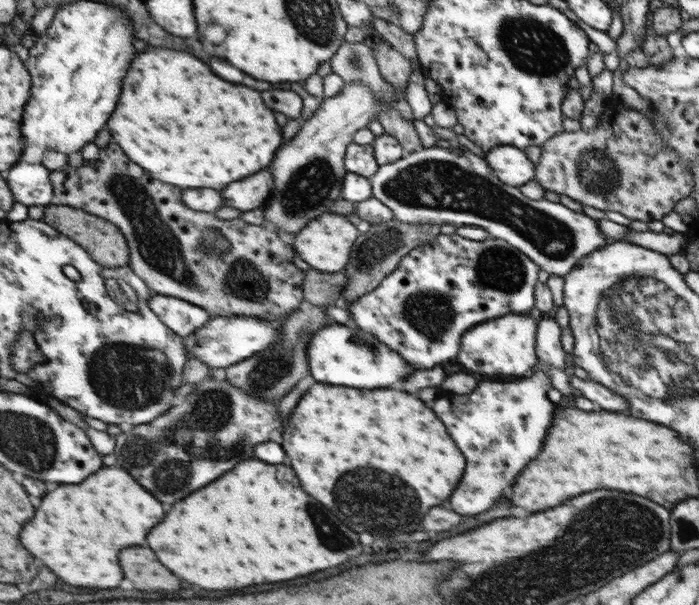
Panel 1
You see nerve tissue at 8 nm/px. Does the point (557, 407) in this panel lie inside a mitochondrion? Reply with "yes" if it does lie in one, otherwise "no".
no

